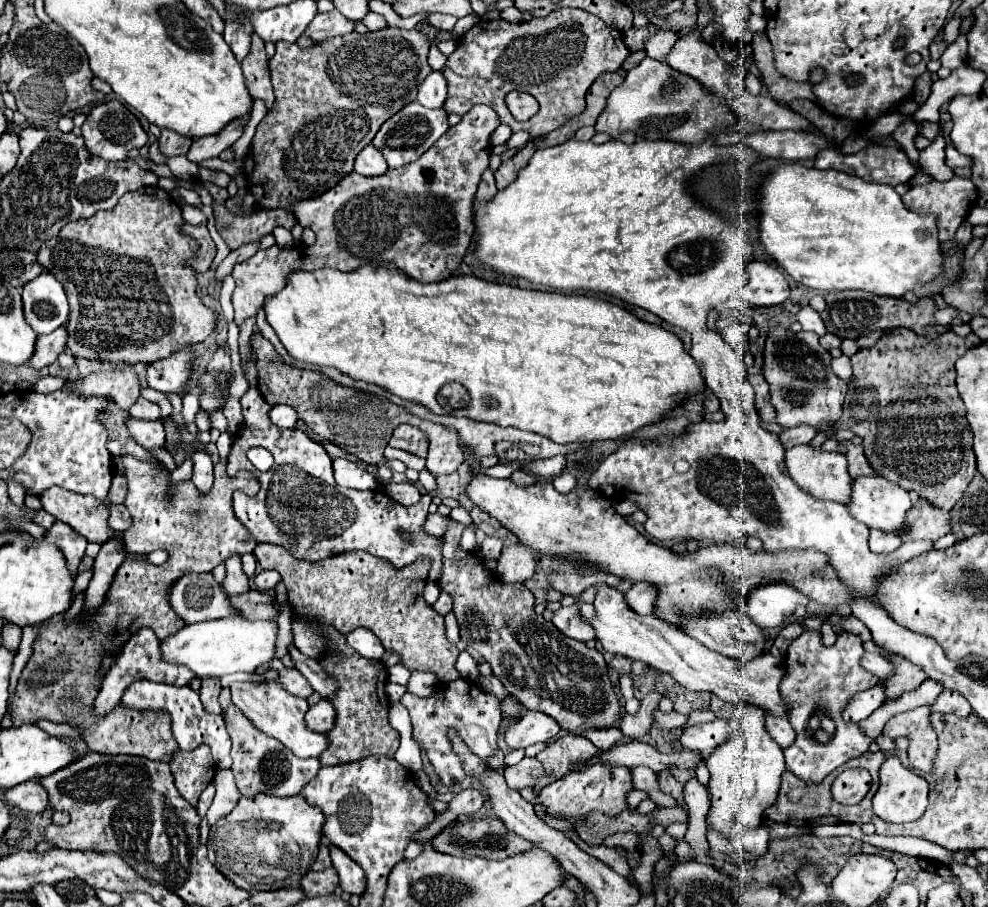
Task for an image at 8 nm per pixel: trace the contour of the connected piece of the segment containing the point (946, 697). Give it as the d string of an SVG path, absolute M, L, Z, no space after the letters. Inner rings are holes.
M942 690L938 700L930 706L930 712L952 712L956 716L968 716L972 712L970 704L964 696L954 690Z

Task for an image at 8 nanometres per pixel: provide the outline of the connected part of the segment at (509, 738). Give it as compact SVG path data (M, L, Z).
M526 712L518 722L510 724L504 732L506 744L510 748L526 748L536 742L548 742L558 736L562 728L554 718L542 712Z

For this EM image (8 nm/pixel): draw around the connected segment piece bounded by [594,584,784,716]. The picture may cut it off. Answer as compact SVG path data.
M597 584L596 602L600 610L600 624L596 624L596 638L602 642L604 650L612 654L622 654L634 660L642 660L648 666L654 666L660 672L672 674L684 688L694 692L710 692L720 696L726 702L734 704L756 704L774 716L784 716L784 702L778 692L778 684L784 672L782 658L774 658L772 654L762 654L754 658L750 664L738 662L734 658L722 656L706 646L698 644L694 638L684 634L682 630L670 626L662 618L640 616L626 606L626 598L610 584Z

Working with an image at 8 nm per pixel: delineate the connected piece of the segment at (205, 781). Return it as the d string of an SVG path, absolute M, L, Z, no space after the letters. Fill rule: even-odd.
M202 744L190 752L178 748L172 754L170 770L180 796L184 796L192 806L196 806L198 796L212 782L216 774L216 764L214 764L210 746Z

